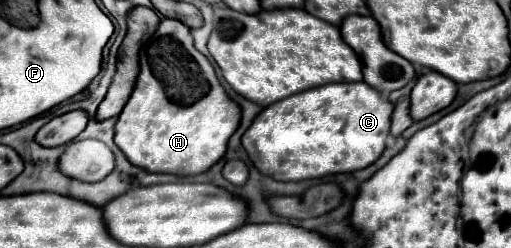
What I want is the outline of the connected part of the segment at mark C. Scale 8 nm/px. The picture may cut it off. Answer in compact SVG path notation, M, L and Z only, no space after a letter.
M329 83L285 97L263 109L243 135L253 165L275 181L305 181L353 173L373 165L391 127L393 105L367 83Z

